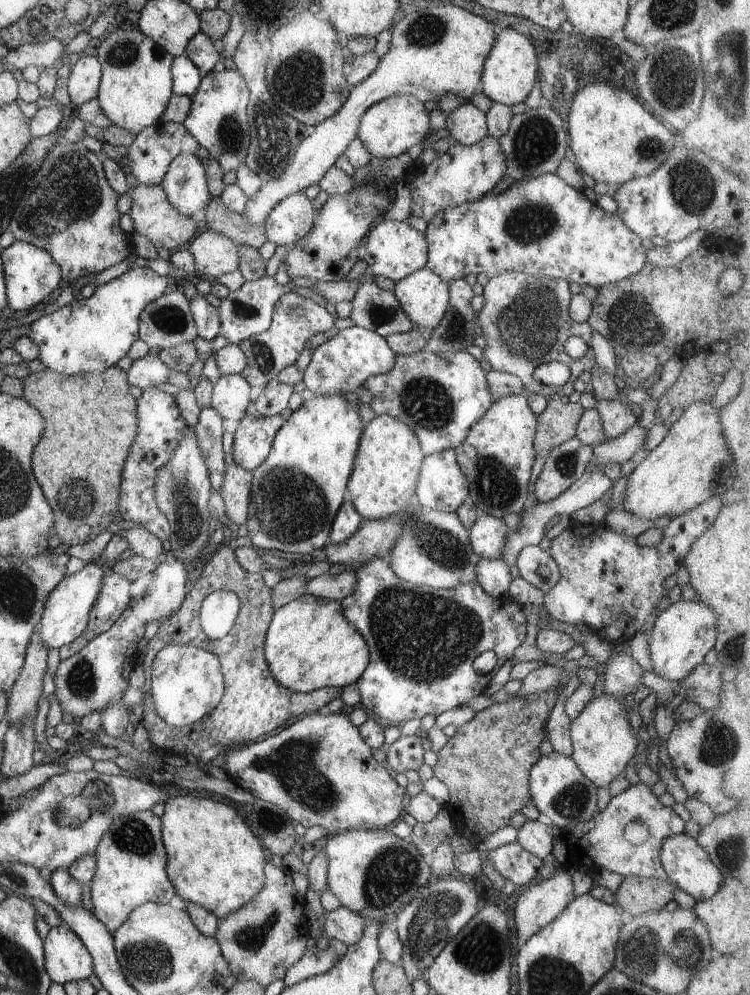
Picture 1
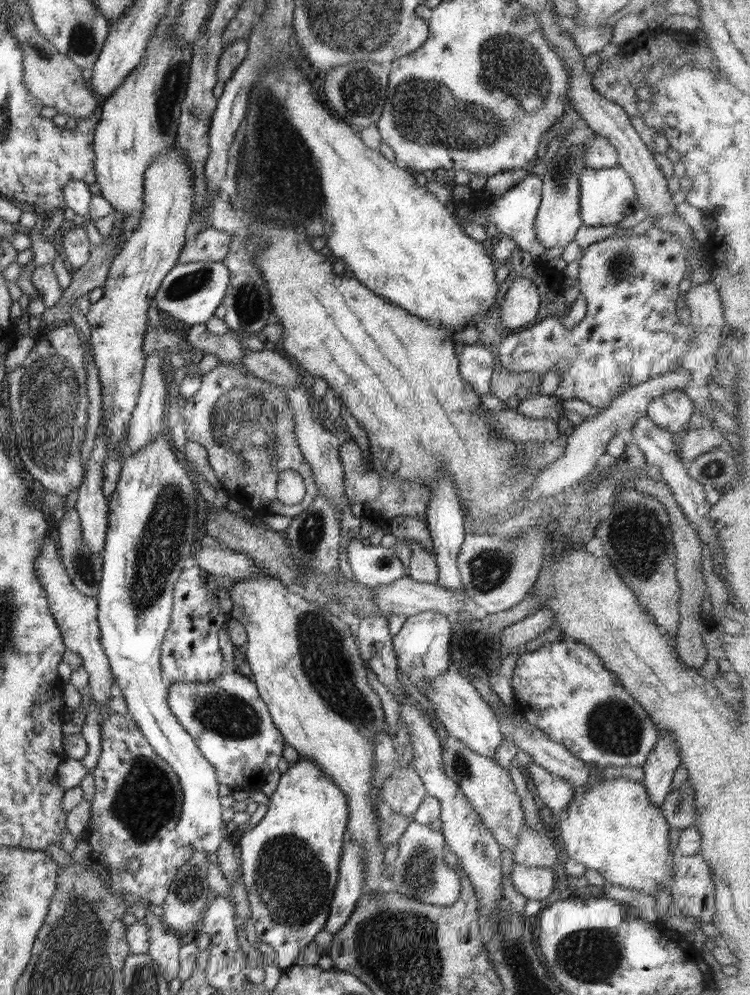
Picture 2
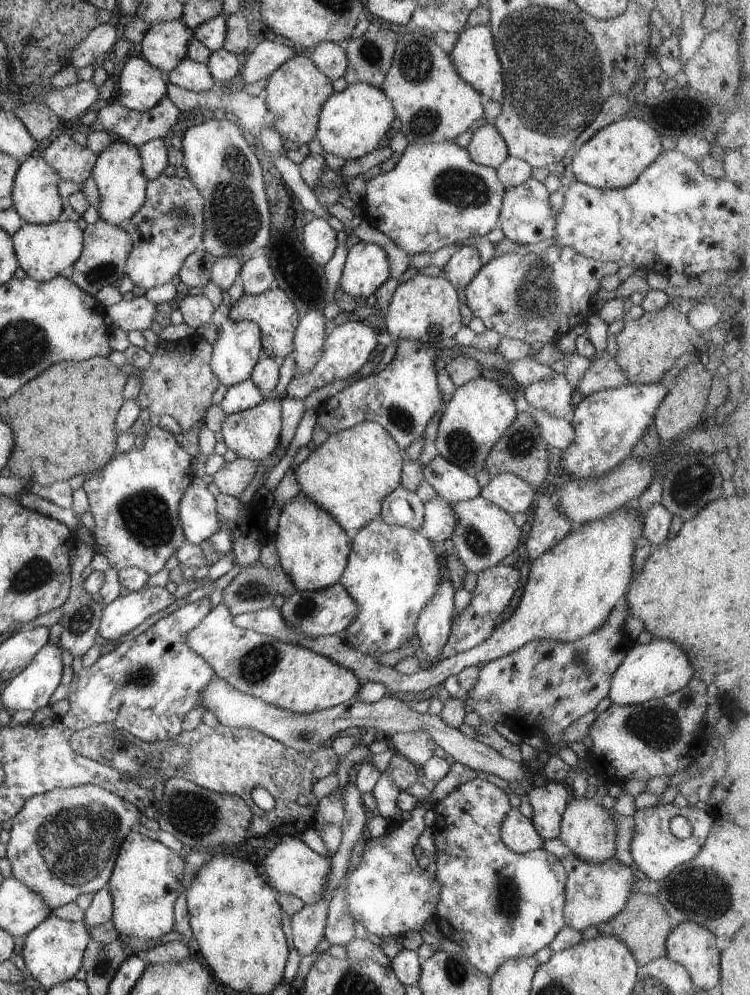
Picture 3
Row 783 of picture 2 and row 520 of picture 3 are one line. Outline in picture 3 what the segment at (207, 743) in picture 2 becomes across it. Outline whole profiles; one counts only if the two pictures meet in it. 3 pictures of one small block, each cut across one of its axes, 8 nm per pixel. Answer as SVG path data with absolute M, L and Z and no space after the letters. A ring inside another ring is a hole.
M221 493L215 498L219 521L232 540L234 565L242 570L257 564L261 550L271 536L265 526L265 515L270 507L257 500L243 508L235 497Z

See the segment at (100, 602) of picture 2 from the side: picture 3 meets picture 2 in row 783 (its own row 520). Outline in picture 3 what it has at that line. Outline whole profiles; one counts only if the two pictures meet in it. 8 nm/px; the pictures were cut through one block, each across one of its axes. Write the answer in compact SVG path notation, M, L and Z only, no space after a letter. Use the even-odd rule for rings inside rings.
M194 476L179 503L179 520L187 543L200 545L220 530L217 501L202 478Z

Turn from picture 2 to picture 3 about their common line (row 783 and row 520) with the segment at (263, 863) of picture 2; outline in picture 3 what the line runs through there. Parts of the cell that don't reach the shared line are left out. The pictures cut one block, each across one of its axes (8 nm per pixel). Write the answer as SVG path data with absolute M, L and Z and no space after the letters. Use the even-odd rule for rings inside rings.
M302 494L284 506L279 528L272 537L278 549L279 566L296 591L325 590L340 581L351 552L351 540L328 512Z

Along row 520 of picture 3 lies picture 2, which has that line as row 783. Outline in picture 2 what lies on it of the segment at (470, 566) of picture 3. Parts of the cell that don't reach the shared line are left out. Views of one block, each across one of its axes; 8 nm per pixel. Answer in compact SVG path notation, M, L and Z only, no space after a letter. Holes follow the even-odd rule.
M450 735L442 741L442 760L446 775L466 795L468 802L479 814L484 826L494 835L500 847L513 851L526 822L520 796L516 793L516 786L510 777L511 766L499 766L493 758L477 754Z

